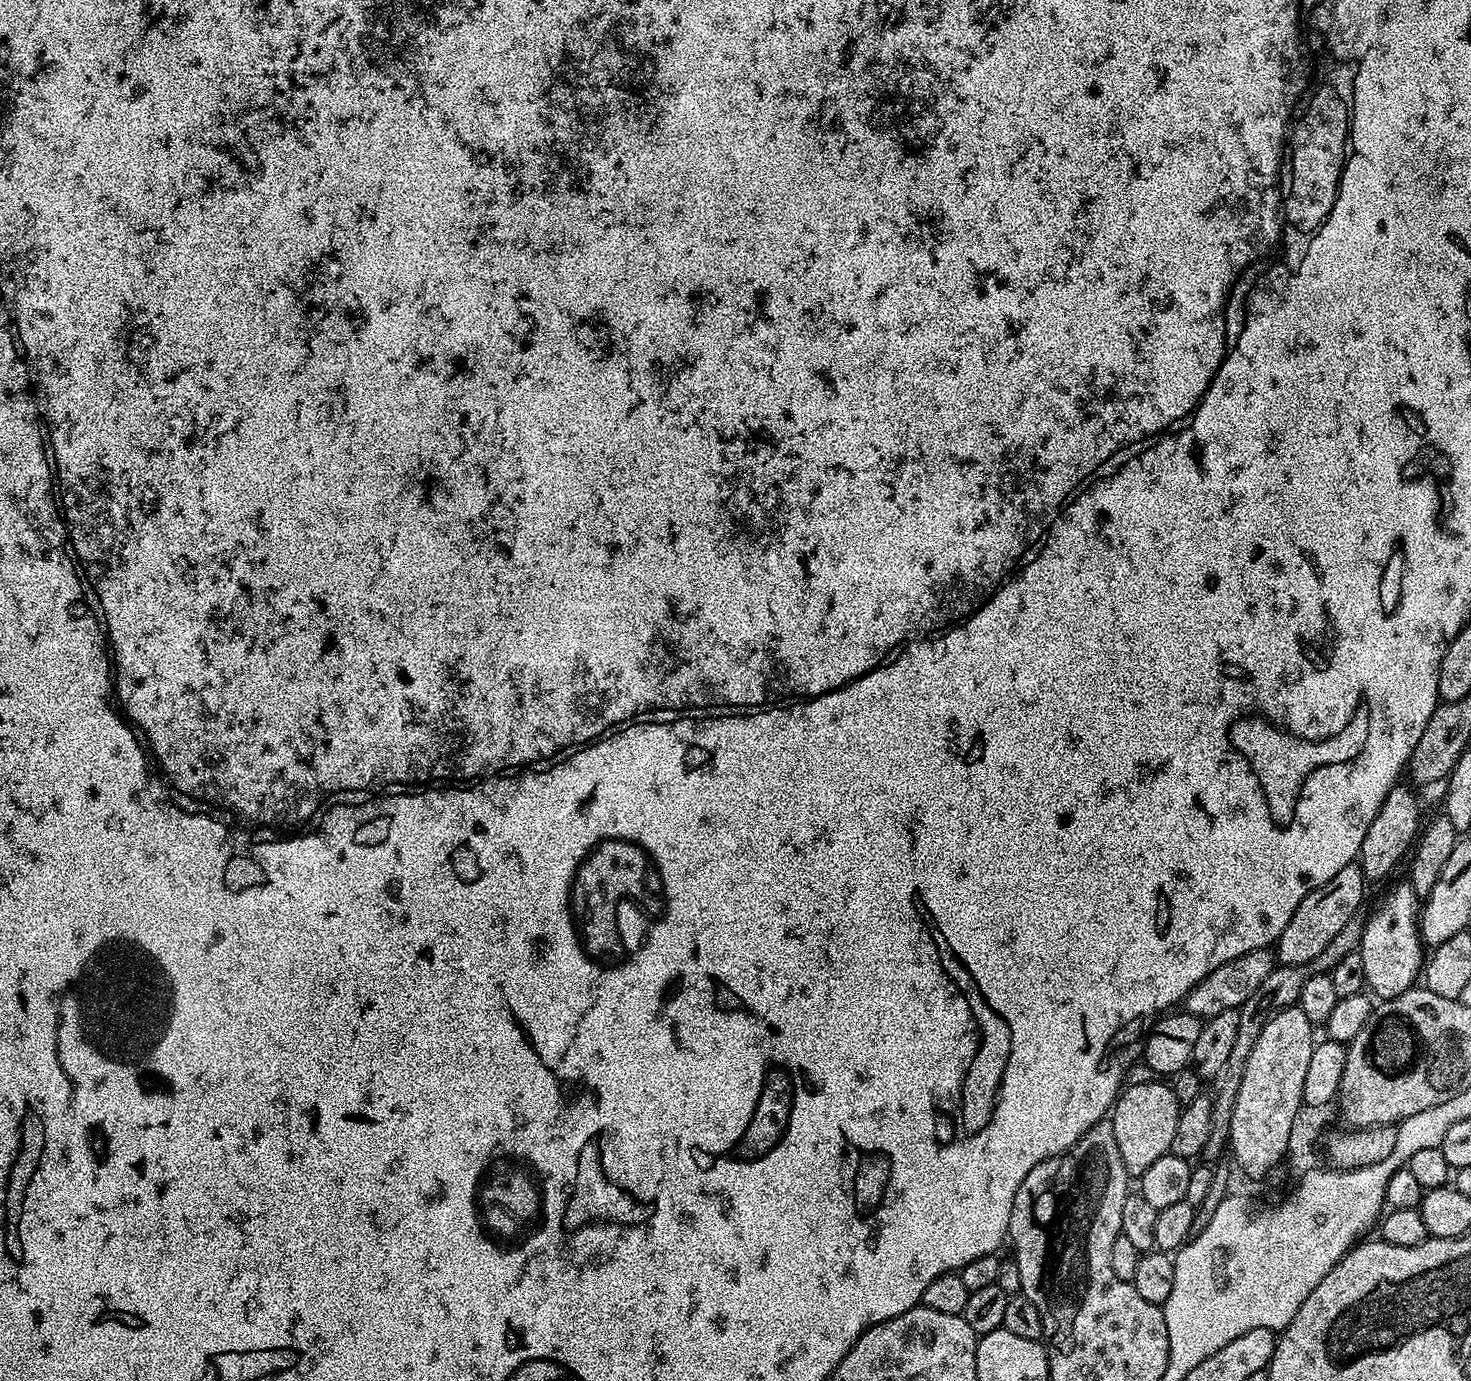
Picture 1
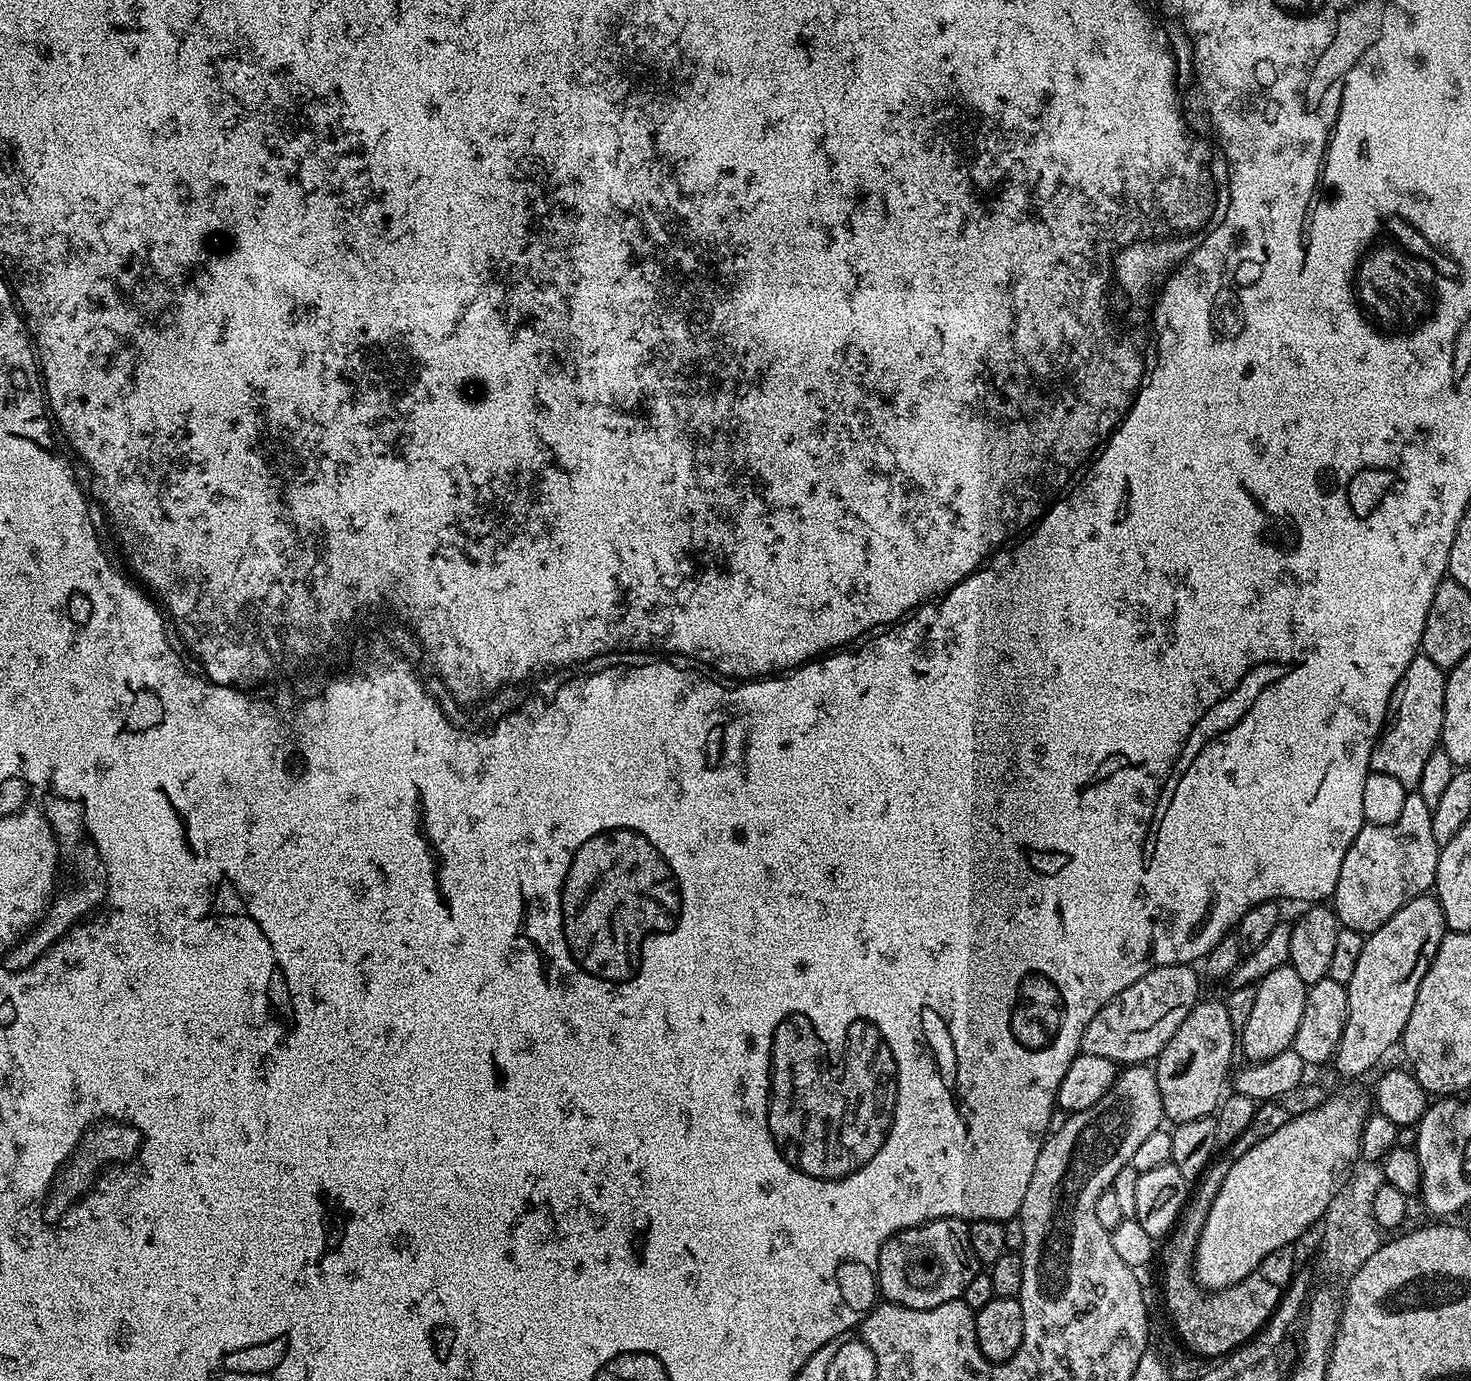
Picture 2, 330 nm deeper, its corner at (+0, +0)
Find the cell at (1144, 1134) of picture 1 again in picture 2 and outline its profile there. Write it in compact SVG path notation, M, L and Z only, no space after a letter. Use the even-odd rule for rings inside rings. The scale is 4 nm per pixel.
M1201 999L1154 1061L1165 1117L1181 1124L1213 1115L1226 1096L1224 1087L1229 1087L1232 1055L1237 1052L1238 1029L1230 1022L1227 1003L1223 999Z

